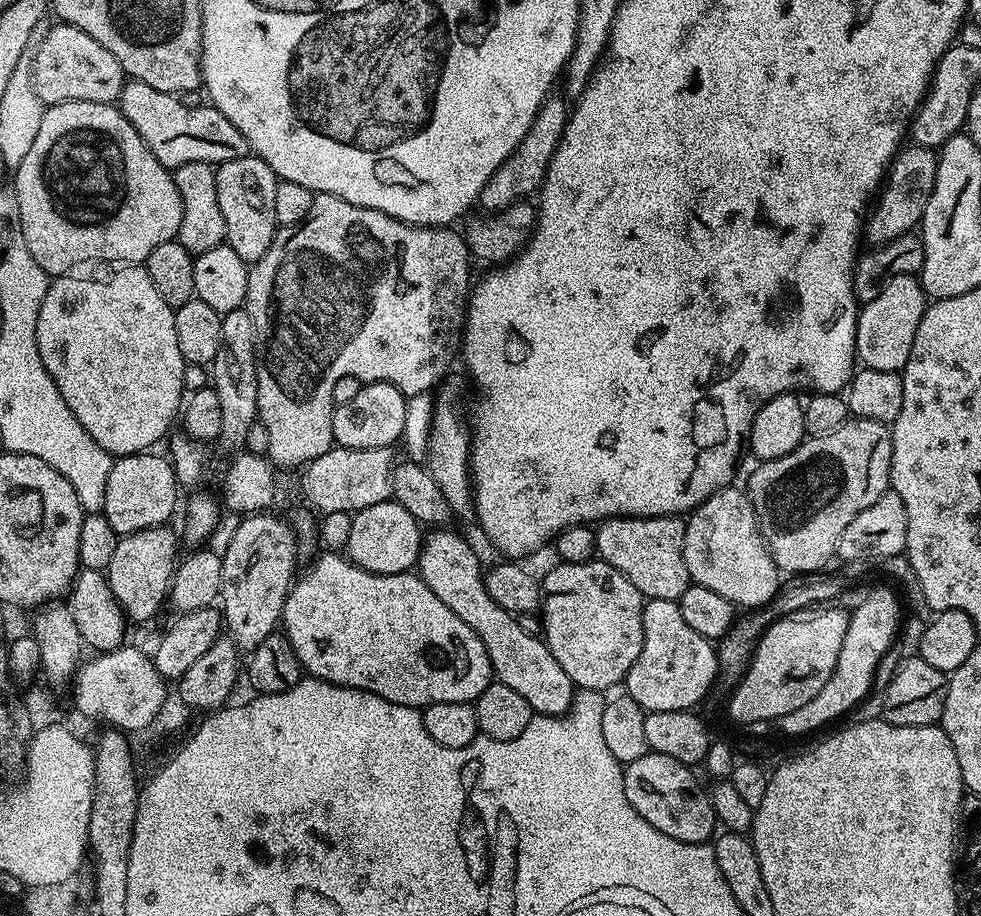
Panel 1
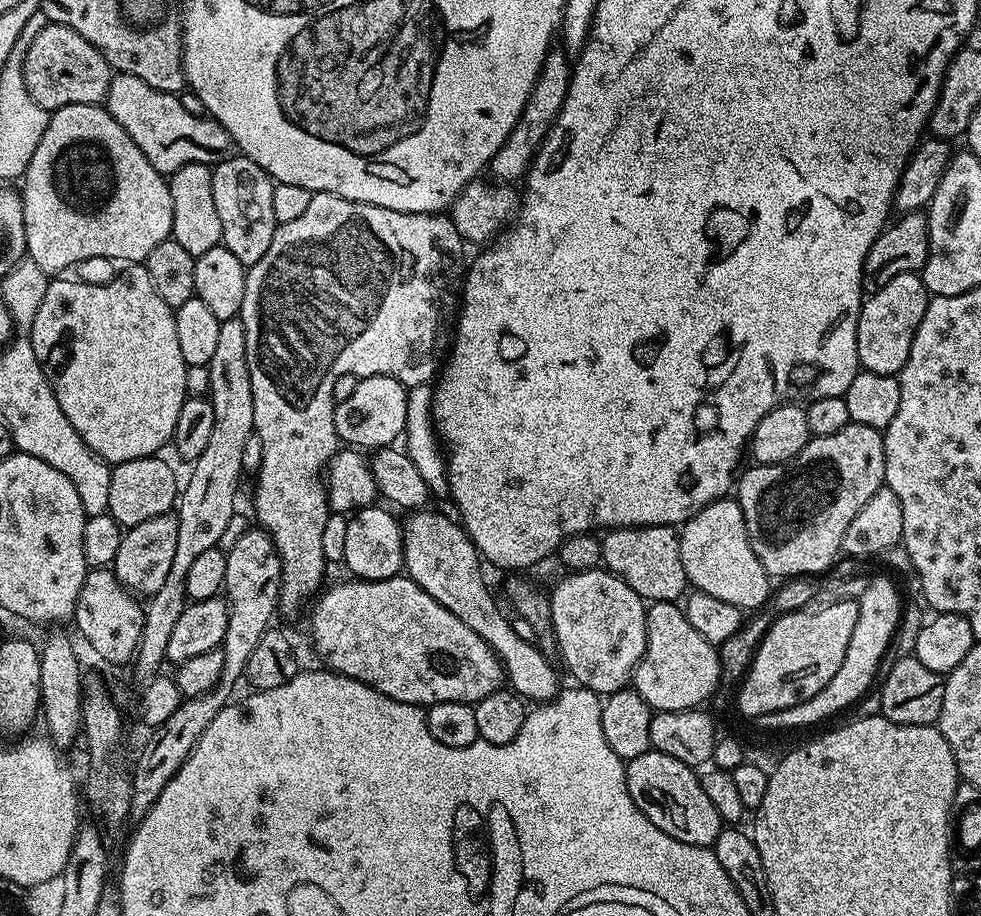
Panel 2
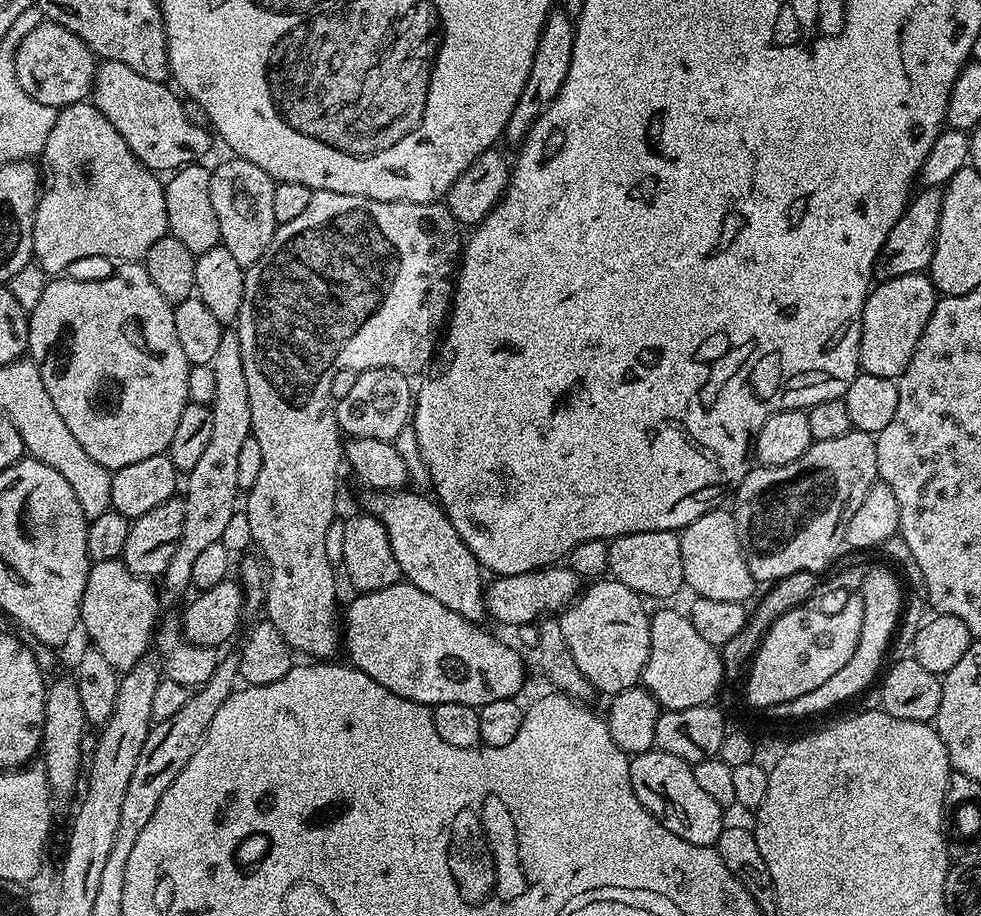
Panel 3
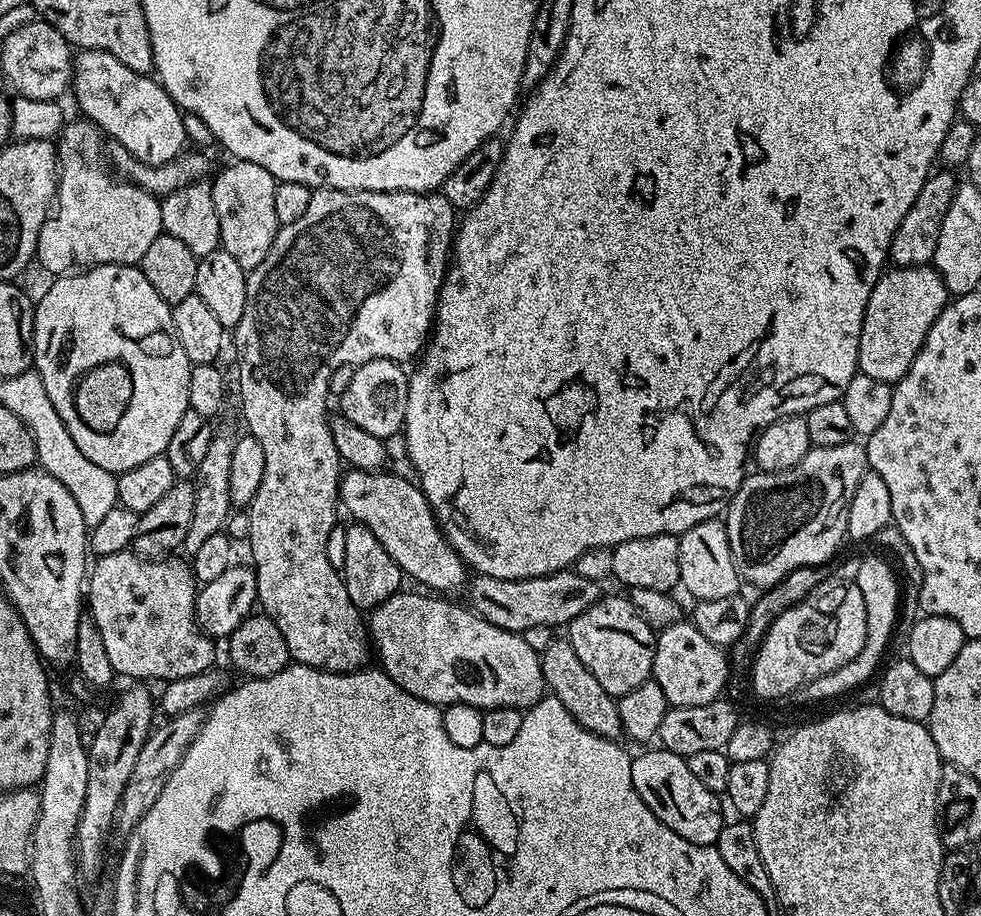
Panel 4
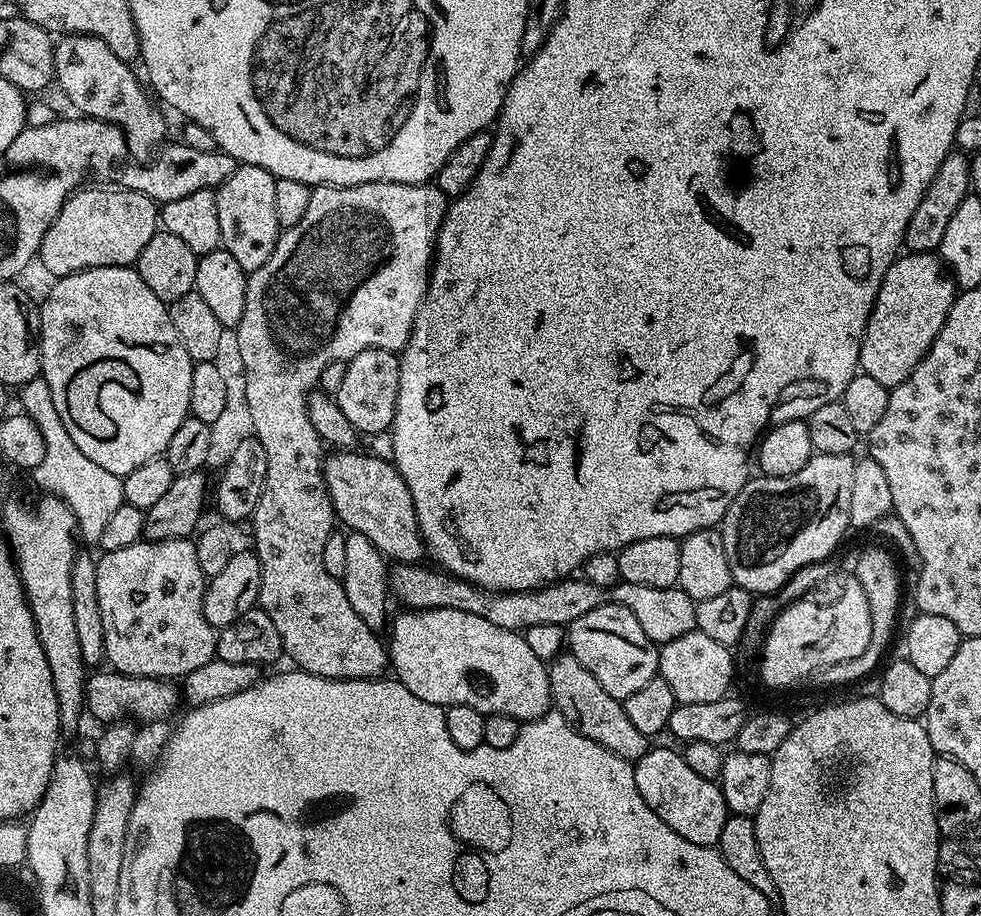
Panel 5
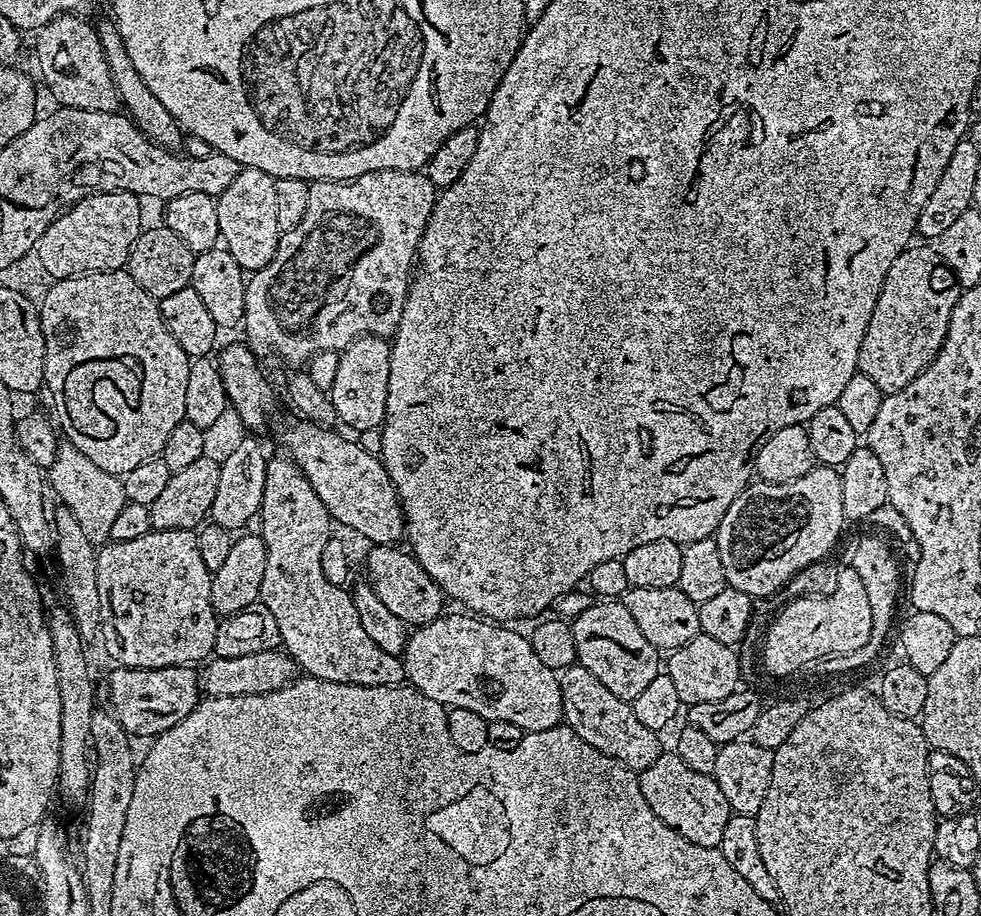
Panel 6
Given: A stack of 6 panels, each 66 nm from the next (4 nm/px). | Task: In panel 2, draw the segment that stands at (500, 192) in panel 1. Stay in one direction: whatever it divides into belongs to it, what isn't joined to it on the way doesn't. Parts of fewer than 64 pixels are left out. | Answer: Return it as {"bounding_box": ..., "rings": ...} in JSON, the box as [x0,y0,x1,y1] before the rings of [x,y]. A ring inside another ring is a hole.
{"bounding_box":[490,47,573,182],"rings":[[[553,47],[546,54],[542,62],[540,72],[536,76],[536,81],[532,87],[532,93],[524,112],[520,115],[520,120],[510,132],[510,138],[494,154],[490,165],[490,172],[493,172],[495,179],[500,182],[523,181],[527,177],[528,169],[532,166],[532,160],[536,156],[537,150],[542,146],[542,142],[547,138],[548,131],[552,129],[552,123],[558,118],[562,106],[568,97],[568,84],[572,81],[573,61],[570,59],[563,47]]]}

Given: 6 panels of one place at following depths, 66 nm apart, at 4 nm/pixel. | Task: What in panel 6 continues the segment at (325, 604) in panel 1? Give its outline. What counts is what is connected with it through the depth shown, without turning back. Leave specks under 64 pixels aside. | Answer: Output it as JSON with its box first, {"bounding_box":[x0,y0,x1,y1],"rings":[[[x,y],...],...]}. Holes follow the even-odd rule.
{"bounding_box":[402,614,563,732],"rings":[[[441,614],[428,624],[419,625],[409,635],[402,659],[407,683],[420,691],[428,701],[443,704],[445,708],[474,710],[487,720],[514,722],[523,732],[550,730],[563,721],[560,677],[550,666],[544,665],[534,654],[527,635],[515,632],[515,627],[505,626],[475,614],[448,616]]]}

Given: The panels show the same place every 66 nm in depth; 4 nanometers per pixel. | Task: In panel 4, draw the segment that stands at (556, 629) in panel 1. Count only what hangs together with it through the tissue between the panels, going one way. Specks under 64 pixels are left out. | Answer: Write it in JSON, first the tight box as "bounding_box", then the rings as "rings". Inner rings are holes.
{"bounding_box":[566,595,657,698],"rings":[[[605,595],[566,628],[566,639],[574,646],[582,666],[598,678],[606,694],[617,698],[630,694],[634,686],[642,686],[651,677],[656,637],[657,633],[641,618],[627,595]]]}

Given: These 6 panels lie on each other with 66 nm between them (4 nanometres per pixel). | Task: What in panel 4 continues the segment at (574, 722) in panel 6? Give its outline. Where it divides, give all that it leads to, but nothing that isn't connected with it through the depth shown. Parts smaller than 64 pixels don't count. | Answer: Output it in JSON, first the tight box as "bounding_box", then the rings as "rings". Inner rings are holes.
{"bounding_box":[540,638,624,741],"rings":[[[553,638],[544,652],[540,653],[540,665],[542,666],[542,678],[545,685],[550,689],[551,695],[556,696],[558,702],[562,702],[562,706],[566,706],[566,710],[570,710],[570,714],[583,728],[607,740],[619,741],[624,736],[624,727],[618,714],[617,697],[606,694],[606,690],[602,690],[602,685],[598,683],[598,678],[594,678],[594,674],[590,674],[590,670],[586,670],[586,666],[582,666],[578,654],[574,654],[574,646],[568,639]]]}

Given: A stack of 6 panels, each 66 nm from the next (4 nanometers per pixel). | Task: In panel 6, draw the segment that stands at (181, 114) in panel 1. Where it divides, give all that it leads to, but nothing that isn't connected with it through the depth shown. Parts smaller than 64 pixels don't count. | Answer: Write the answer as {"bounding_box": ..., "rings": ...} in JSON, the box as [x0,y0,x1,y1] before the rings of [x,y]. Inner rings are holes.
{"bounding_box":[36,14,121,112],"rings":[[[65,14],[54,18],[39,29],[36,40],[36,60],[40,63],[40,76],[48,92],[61,108],[114,112],[121,107],[118,90],[111,78],[99,35],[83,15]]]}

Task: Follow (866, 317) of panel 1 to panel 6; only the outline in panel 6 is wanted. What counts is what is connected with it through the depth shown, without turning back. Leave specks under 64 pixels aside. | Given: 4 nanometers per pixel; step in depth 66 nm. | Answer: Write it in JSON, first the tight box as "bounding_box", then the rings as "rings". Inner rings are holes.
{"bounding_box":[858,242,961,394],"rings":[[[916,242],[905,248],[898,258],[894,258],[894,266],[886,270],[886,282],[882,282],[878,306],[874,306],[874,314],[870,314],[870,326],[866,326],[866,338],[862,338],[858,354],[859,372],[866,374],[866,378],[870,378],[874,386],[878,386],[878,390],[885,394],[902,390],[902,386],[910,386],[910,382],[914,382],[914,378],[918,378],[918,374],[922,374],[930,362],[934,362],[938,350],[942,350],[942,342],[950,326],[950,314],[954,314],[961,291],[955,274],[931,243]]]}

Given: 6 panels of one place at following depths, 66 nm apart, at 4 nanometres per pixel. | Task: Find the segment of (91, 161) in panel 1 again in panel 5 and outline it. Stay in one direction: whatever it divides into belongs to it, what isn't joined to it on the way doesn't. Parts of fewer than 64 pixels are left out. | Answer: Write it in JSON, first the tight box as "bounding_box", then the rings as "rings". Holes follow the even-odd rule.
{"bounding_box":[39,186,158,278],"rings":[[[81,186],[65,200],[58,218],[46,230],[40,243],[39,263],[44,263],[52,278],[69,276],[71,272],[81,272],[87,268],[118,266],[127,268],[135,265],[136,259],[146,250],[146,242],[158,231],[158,205],[146,198],[146,194],[131,192],[115,186]]]}

